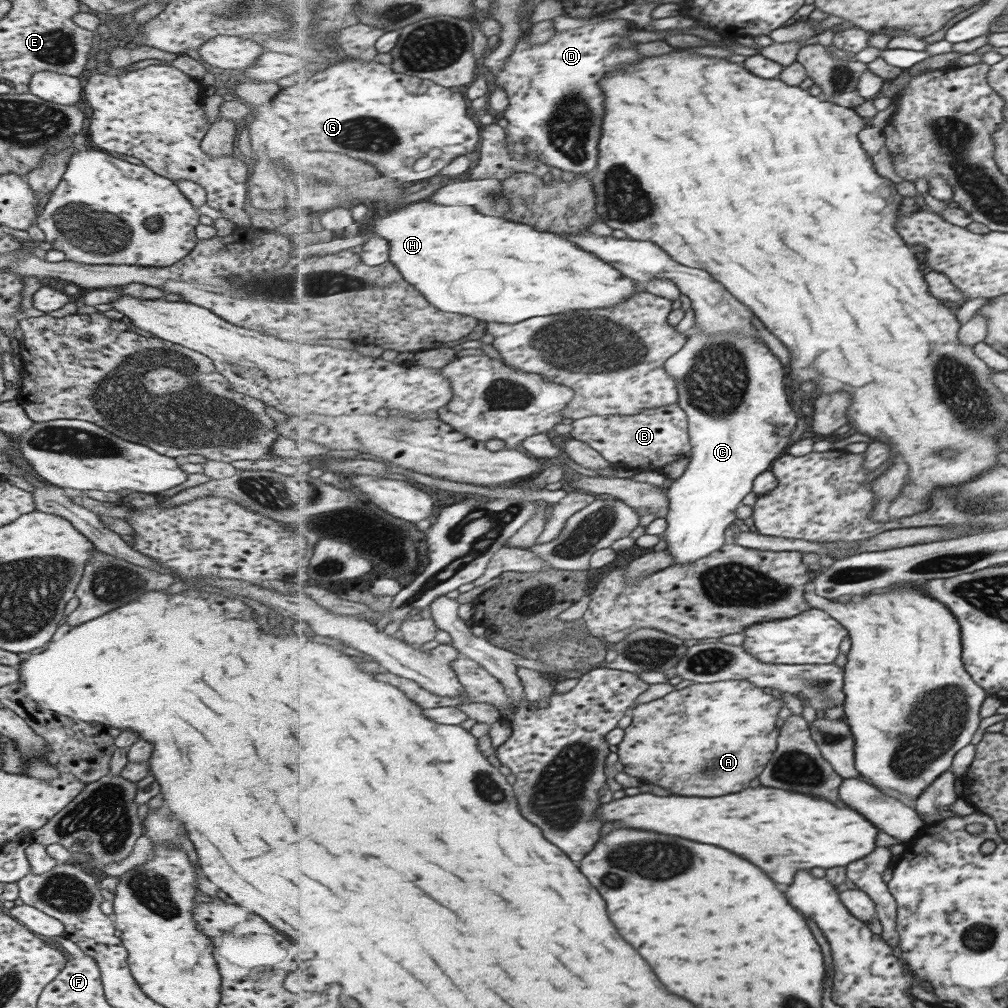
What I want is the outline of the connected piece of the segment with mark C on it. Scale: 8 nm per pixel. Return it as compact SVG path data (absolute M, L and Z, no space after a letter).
M693 331L689 334L687 346L666 362L666 370L677 381L680 396L678 403L686 411L690 420L690 439L693 450L691 450L690 454L691 461L687 465L684 473L675 479L667 490L670 507L668 515L665 518L668 525L663 535L666 536L668 542L668 548L666 549L672 554L672 557L675 557L673 565L686 565L698 561L700 558L709 557L711 553L714 553L725 545L725 540L727 540L725 538L725 532L733 524L733 520L737 520L735 510L745 500L745 496L753 492L753 482L755 482L755 479L765 473L765 470L769 471L769 468L772 468L773 462L776 462L779 456L785 455L785 450L791 444L791 436L793 436L793 432L797 428L797 420L799 418L797 418L797 412L791 406L789 396L787 396L787 390L785 390L785 366L771 352L771 348L767 344L759 342L757 338L751 338L751 336L745 336L743 338L743 336L739 336L739 333L727 333L725 336L721 336L719 332L707 334L705 332Z

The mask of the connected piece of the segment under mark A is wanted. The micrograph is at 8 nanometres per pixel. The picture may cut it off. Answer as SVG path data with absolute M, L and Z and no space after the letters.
M720 680L712 683L693 683L674 690L657 700L633 706L632 722L626 728L623 742L616 750L623 770L645 782L669 788L673 794L685 796L723 796L735 794L751 786L765 770L778 749L780 728L777 728L783 701L750 680Z

